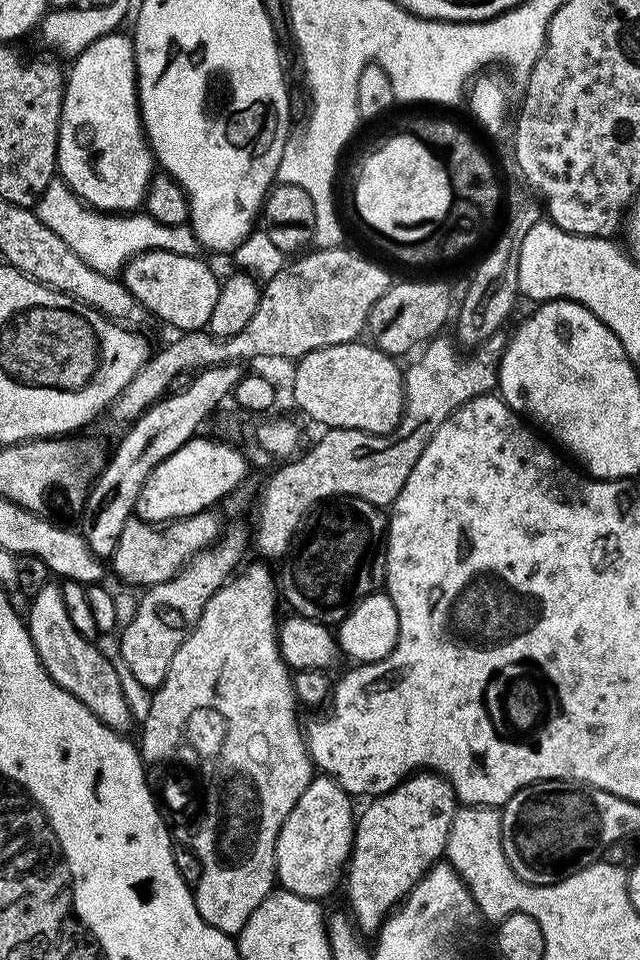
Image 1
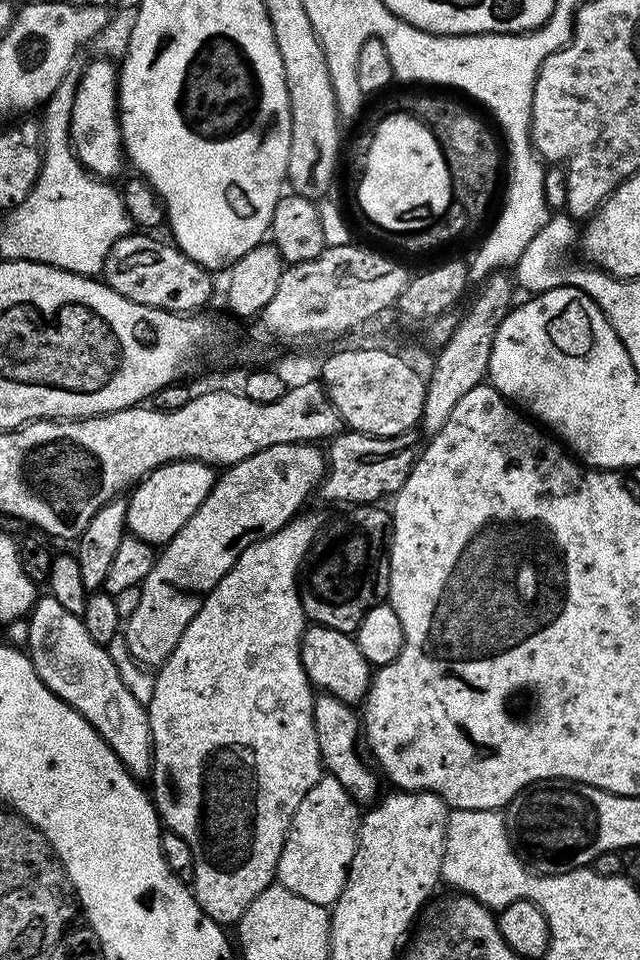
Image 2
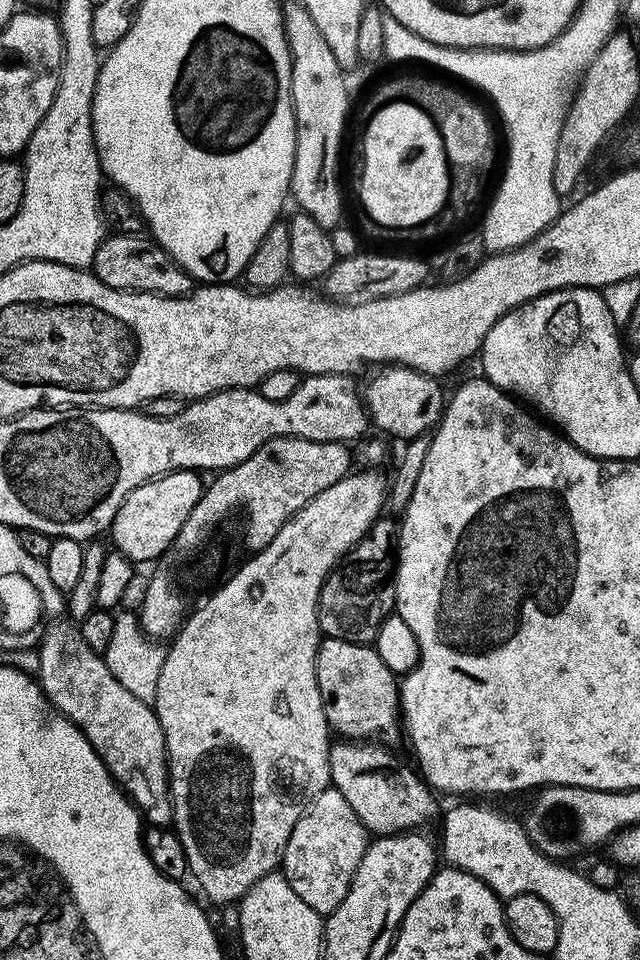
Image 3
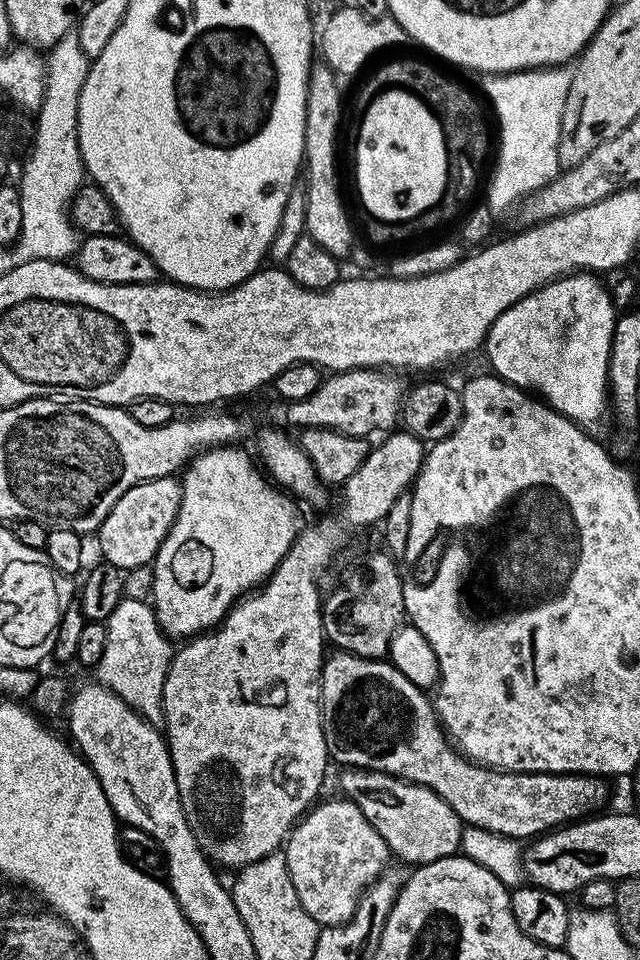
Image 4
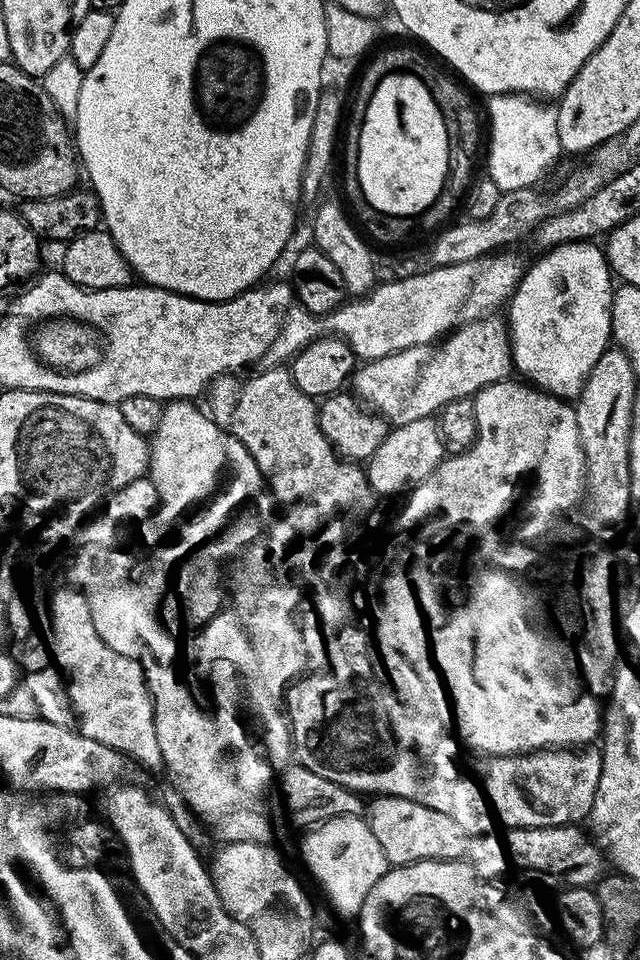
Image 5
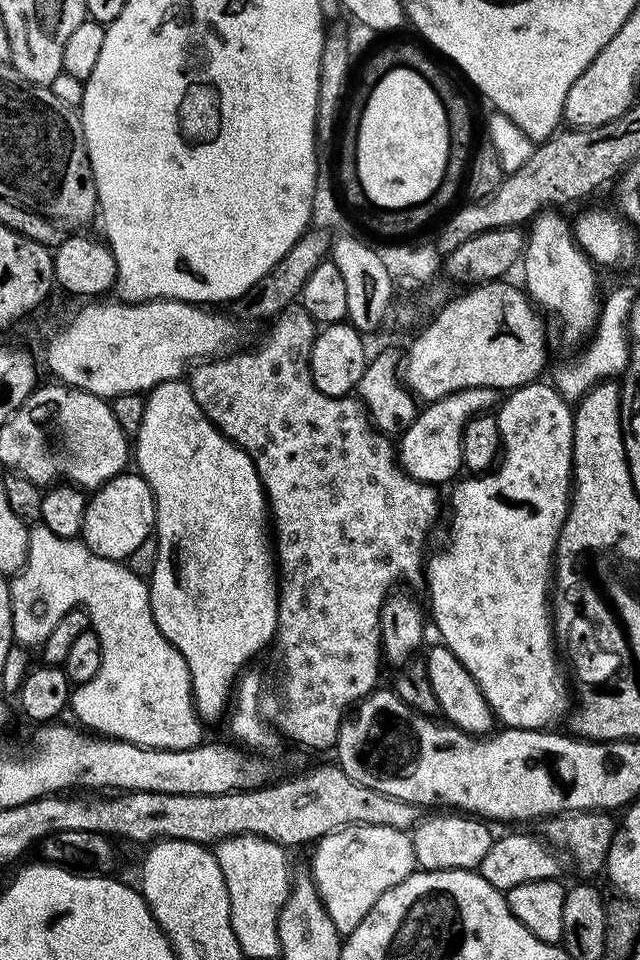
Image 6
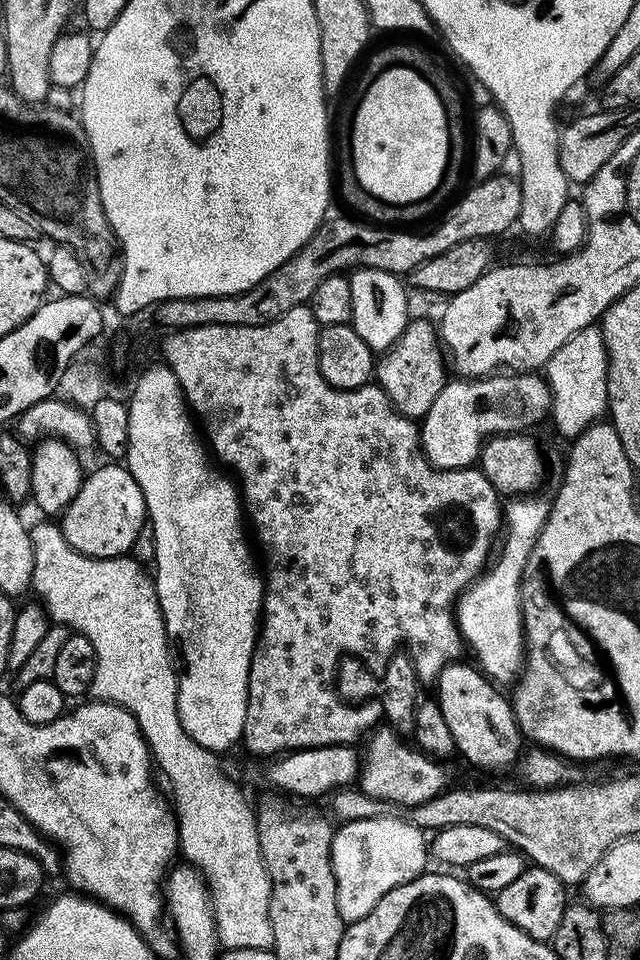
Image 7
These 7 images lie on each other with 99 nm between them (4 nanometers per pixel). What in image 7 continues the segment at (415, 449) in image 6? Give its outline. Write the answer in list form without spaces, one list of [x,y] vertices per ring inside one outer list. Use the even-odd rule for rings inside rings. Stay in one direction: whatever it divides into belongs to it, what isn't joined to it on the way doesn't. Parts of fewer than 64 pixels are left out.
[[[532,372],[493,374],[479,378],[452,378],[445,383],[442,394],[434,398],[434,406],[422,417],[419,425],[420,446],[424,456],[435,468],[470,468],[477,463],[484,441],[490,436],[506,436],[519,433],[527,424],[549,415],[552,407],[552,391],[543,375]]]

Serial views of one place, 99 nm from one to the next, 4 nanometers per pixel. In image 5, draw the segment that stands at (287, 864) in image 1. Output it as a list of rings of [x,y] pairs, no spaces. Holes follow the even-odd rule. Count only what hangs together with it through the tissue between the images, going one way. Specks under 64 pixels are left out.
[[[358,815],[328,820],[311,829],[300,848],[300,856],[309,874],[324,891],[329,906],[340,916],[355,917],[378,881],[390,870],[383,842],[364,819],[363,815]]]

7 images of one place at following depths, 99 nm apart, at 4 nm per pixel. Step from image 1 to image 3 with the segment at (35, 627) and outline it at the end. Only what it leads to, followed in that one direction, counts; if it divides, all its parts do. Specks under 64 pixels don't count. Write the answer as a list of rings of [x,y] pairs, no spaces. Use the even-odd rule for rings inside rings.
[[[60,622],[49,623],[43,629],[38,645],[38,683],[44,689],[49,704],[74,726],[78,726],[78,730],[82,730],[116,785],[149,825],[171,825],[168,751],[155,707],[147,700],[134,698],[134,694],[130,694],[130,690],[126,690],[126,686],[122,686],[122,682],[110,674],[103,655],[86,646],[75,623],[56,623]]]

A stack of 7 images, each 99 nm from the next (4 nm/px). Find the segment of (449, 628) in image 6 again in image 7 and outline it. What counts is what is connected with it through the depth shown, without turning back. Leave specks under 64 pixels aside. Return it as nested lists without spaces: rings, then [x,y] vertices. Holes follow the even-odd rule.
[[[525,494],[507,501],[502,512],[506,531],[503,533],[498,555],[494,563],[485,568],[476,580],[461,592],[454,609],[456,624],[460,627],[467,651],[476,655],[475,663],[480,671],[500,686],[508,683],[511,685],[524,667],[526,645],[524,611],[520,605],[520,583],[524,577],[526,562],[530,558],[530,550],[534,550],[534,542],[548,517],[549,507],[549,501],[539,500],[536,494]]]

